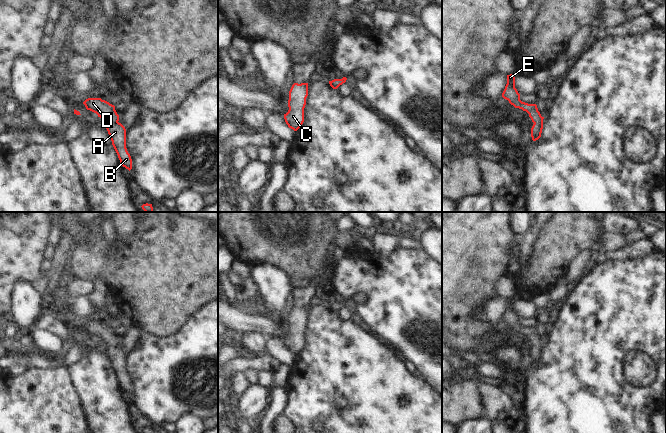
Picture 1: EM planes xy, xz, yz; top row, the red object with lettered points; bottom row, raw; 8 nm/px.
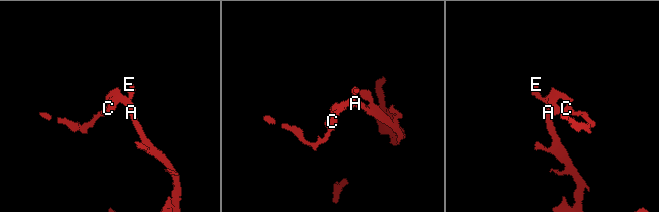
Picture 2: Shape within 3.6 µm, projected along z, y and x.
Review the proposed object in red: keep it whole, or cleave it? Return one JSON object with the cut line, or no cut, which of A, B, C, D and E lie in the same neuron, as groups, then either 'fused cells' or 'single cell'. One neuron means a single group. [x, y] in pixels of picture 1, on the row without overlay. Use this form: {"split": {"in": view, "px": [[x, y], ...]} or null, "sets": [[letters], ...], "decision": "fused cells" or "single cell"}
{"split": null, "sets": [["A", "B", "C", "D", "E"]], "decision": "single cell"}

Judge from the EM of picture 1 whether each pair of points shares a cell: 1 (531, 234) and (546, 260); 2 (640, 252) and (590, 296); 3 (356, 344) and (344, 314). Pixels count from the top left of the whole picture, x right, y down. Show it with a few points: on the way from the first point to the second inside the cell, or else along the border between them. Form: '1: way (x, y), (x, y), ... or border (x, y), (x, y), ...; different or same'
1: border (547, 222), (533, 244), (533, 255), (529, 264); different
2: border (654, 248), (642, 257), (611, 259); different
3: border (336, 313), (341, 319), (349, 321); different

